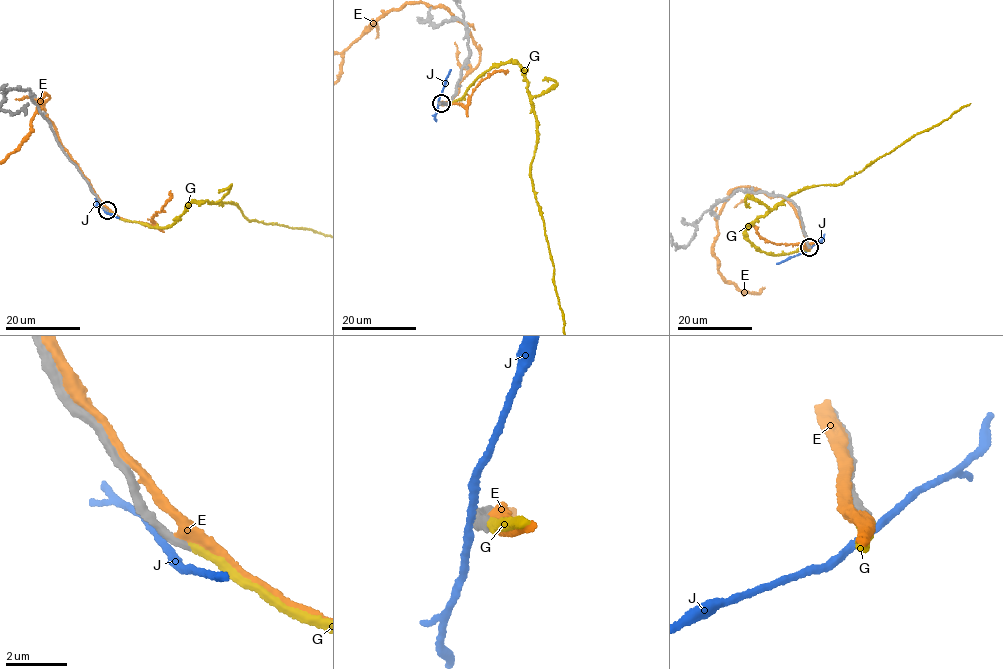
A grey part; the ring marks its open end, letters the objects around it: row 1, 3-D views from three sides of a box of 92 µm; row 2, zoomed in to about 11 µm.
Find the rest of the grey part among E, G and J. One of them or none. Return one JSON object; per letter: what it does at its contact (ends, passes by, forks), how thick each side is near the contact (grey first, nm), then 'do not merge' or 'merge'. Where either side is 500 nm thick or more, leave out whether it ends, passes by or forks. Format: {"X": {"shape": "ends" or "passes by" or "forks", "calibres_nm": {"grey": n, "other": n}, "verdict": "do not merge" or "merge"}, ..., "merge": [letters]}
{"E": {"shape": "passes by", "calibres_nm": {"grey": 360, "other": 380}, "verdict": "do not merge"}, "G": {"shape": "ends", "calibres_nm": {"grey": 320, "other": 280}, "verdict": "merge"}, "J": {"shape": "passes by", "calibres_nm": {"grey": 400, "other": 220}, "verdict": "do not merge"}, "merge": ["G"]}

